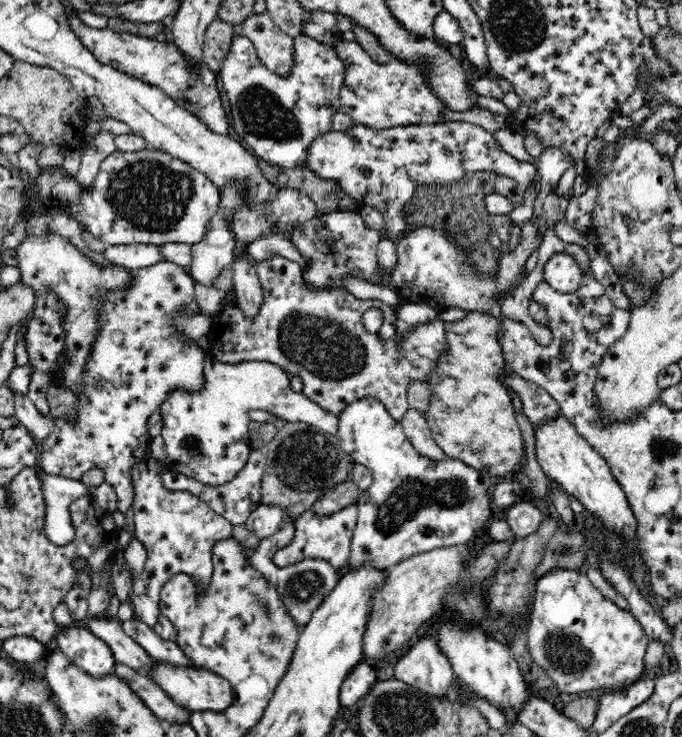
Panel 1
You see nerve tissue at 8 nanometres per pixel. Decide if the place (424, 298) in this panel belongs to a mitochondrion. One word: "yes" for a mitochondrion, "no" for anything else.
no

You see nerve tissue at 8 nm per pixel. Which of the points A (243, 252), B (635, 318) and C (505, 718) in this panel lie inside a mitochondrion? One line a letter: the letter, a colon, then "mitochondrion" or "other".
A: other
B: other
C: other

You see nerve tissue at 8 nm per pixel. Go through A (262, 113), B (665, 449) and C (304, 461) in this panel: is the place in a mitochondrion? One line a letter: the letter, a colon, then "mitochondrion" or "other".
A: mitochondrion
B: mitochondrion
C: mitochondrion

